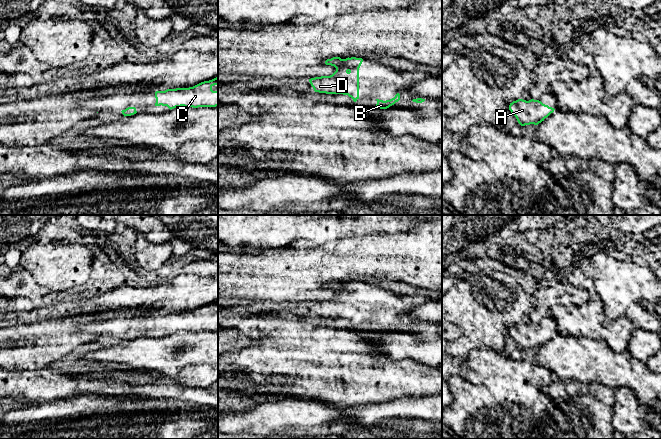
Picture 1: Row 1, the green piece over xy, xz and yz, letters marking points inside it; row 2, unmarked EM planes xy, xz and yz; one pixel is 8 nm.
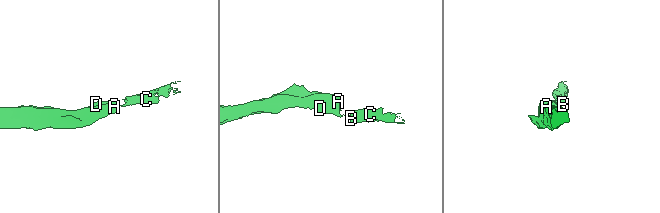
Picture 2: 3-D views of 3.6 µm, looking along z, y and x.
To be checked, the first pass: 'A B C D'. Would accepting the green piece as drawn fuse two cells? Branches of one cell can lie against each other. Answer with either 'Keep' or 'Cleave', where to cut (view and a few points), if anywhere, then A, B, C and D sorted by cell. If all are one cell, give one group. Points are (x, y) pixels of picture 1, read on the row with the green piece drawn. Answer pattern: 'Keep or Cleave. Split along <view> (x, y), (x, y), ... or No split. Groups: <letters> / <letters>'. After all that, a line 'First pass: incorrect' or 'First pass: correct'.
Keep. No split. Groups: A B C D
First pass: correct

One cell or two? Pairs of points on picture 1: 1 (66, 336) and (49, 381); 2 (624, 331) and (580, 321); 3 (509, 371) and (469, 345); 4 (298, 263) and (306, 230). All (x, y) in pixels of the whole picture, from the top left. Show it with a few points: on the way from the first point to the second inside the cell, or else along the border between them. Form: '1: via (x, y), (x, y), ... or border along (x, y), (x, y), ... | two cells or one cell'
1: border along (48, 365), (42, 368), (25, 370) | two cells
2: via (613, 331), (602, 329), (591, 321) | one cell
3: border along (479, 346), (474, 348), (463, 361) | two cells
4: border along (297, 239), (288, 243) | two cells

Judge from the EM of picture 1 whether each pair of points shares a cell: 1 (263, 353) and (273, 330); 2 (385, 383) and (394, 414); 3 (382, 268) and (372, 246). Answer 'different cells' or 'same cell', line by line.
1: same cell
2: different cells
3: same cell

